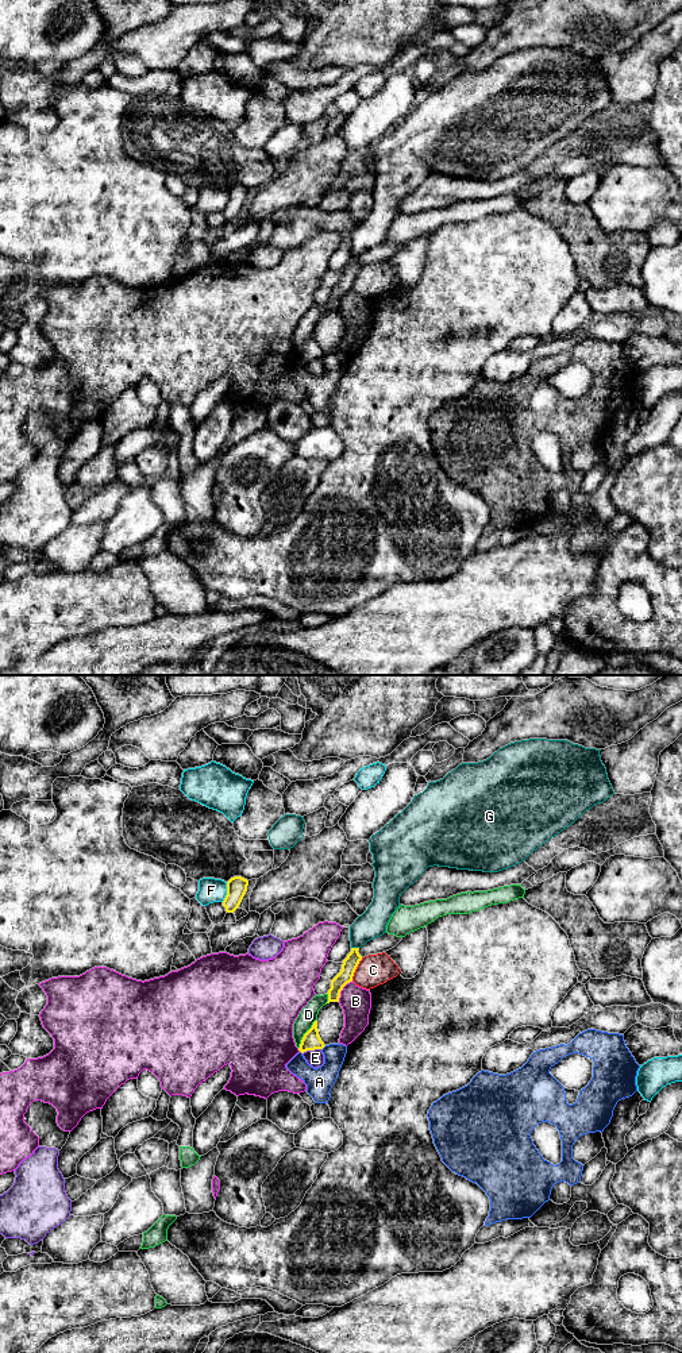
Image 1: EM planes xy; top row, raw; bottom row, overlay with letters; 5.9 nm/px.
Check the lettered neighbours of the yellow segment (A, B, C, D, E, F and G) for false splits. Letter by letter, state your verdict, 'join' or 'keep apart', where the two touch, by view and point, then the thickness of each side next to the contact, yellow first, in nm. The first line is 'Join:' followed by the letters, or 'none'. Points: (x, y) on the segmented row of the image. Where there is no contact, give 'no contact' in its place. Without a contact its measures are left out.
Join: none
A: keep apart; meets yellow in xy at (323, 1047); 110 nm thick on the yellow side, 160 nm on the other
B: keep apart; meets yellow in xy at (342, 989); 90 nm thick on the yellow side, 180 nm on the other
C: keep apart; meets yellow in xy at (355, 968); 90 nm thick on the yellow side, 190 nm on the other
D: keep apart; meets yellow in xy at (304, 1035); 110 nm thick on the yellow side, 100 nm on the other
E: keep apart; meets yellow in xy at (311, 1049); 110 nm thick on the yellow side, 100 nm on the other
F: keep apart; meets yellow in xy at (227, 891); 120 nm thick on the yellow side, 150 nm on the other
G: keep apart; meets yellow in xy at (355, 948); 90 nm thick on the yellow side, 170 nm on the other

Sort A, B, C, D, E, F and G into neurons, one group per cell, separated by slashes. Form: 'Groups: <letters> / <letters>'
Groups: A C / B / D / E / F / G

